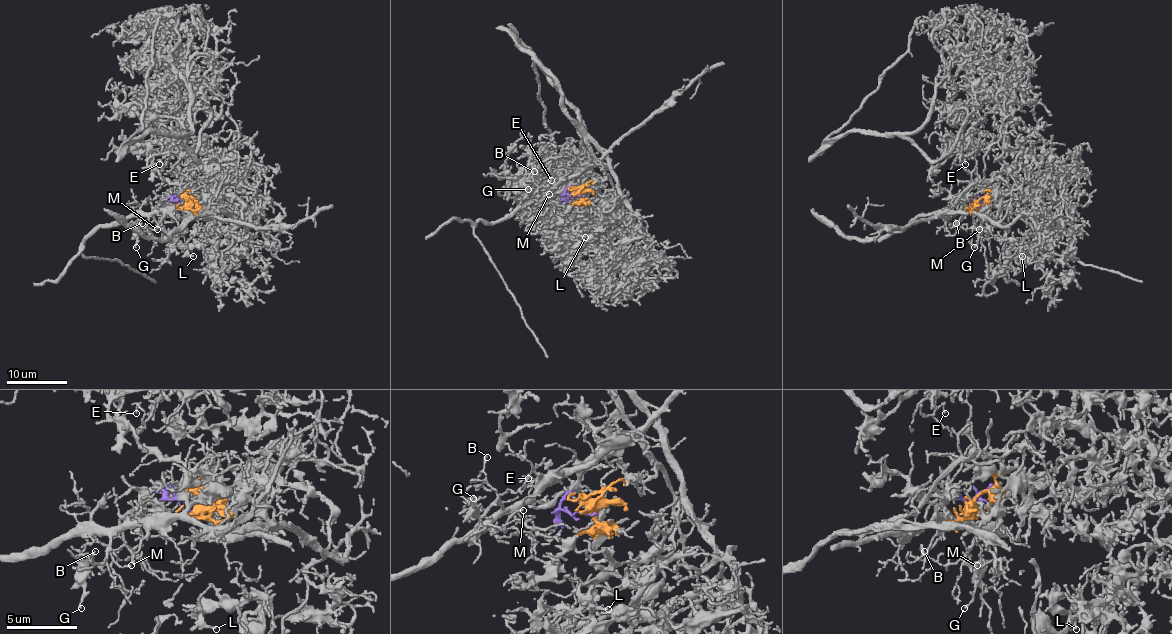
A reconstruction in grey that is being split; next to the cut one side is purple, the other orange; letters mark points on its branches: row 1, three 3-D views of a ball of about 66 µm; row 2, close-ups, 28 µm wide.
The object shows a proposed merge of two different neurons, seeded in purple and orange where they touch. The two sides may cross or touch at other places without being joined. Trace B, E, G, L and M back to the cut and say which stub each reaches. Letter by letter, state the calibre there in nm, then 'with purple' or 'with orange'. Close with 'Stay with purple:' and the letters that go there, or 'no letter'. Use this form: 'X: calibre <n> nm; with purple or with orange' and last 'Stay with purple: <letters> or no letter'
B: calibre 90 nm; with purple
E: calibre 130 nm; with purple
G: calibre 140 nm; with purple
L: calibre 200 nm; with orange
M: calibre 110 nm; with purple
Stay with purple: B, E, G, M

